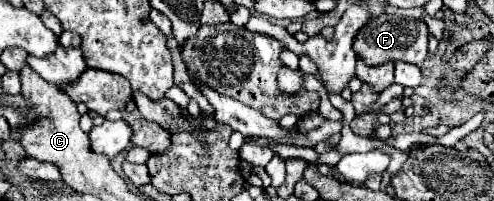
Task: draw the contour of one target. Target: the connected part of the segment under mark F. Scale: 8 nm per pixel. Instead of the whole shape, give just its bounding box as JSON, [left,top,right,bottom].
[353,16,429,66]

